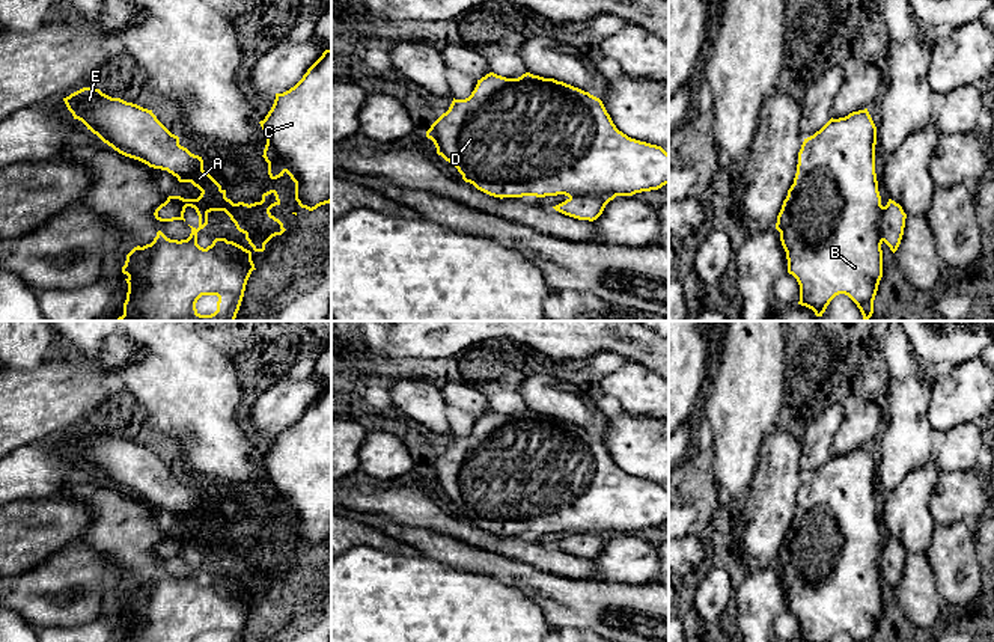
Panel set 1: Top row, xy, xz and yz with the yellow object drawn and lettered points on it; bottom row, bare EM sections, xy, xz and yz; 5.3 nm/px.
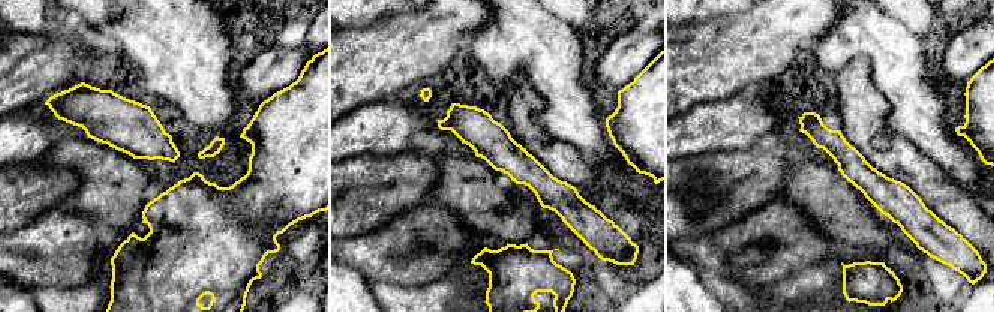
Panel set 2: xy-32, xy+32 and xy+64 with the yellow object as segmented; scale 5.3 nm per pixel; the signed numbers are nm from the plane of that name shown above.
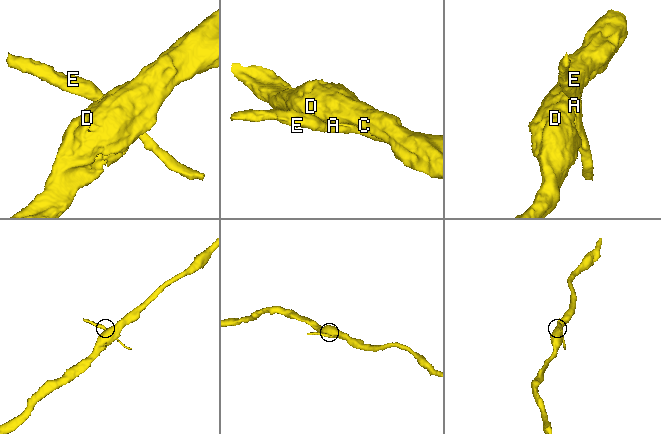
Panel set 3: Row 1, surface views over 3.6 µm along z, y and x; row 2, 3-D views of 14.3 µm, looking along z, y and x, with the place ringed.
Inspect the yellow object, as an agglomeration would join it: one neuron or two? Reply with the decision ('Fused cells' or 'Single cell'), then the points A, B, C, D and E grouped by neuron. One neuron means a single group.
Fused cells. Groups: A E / B C D

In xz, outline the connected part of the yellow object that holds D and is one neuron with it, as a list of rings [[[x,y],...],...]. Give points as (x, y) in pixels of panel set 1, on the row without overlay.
[[[530,410],[518,416],[486,411],[468,436],[453,436],[426,475],[465,520],[500,537],[633,533],[669,521],[669,491],[661,484],[619,469],[602,439],[589,430]]]

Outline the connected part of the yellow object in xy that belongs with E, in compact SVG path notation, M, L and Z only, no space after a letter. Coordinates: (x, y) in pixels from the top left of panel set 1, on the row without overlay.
M83 425L63 436L74 457L119 491L149 505L167 508L179 520L191 520L217 541L232 543L226 527L203 508L203 497L179 482L152 451L137 442L111 436L99 426Z

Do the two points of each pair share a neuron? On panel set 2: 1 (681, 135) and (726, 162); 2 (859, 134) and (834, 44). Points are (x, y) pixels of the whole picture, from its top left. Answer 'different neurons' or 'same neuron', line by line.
1: different neurons
2: different neurons

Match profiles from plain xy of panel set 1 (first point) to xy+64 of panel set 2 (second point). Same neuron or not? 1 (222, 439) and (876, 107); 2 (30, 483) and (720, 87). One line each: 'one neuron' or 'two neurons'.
1: two neurons
2: two neurons

